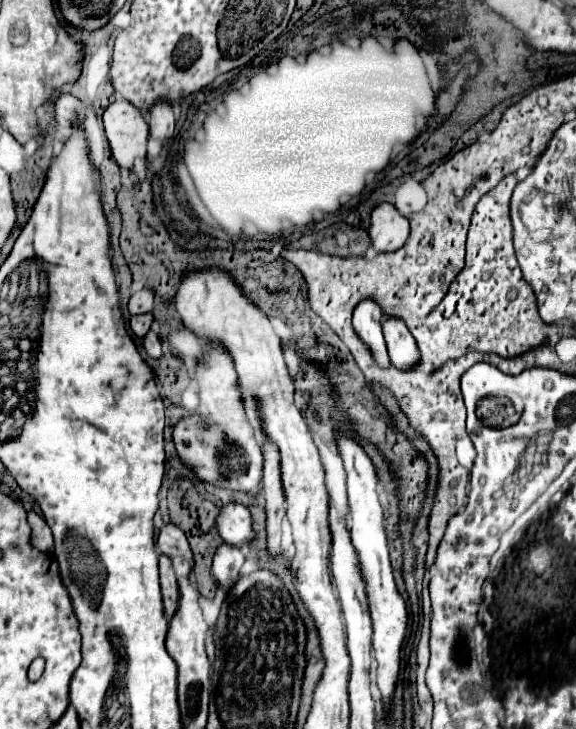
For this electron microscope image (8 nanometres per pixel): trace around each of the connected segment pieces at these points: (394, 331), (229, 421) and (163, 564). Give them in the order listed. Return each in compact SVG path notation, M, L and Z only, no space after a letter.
M388 317L384 323L384 337L390 353L390 361L400 371L410 371L420 363L420 351L416 339L410 335L402 319Z
M206 343L208 367L196 363L196 379L200 385L198 411L182 419L174 427L174 443L184 465L188 465L196 479L208 481L226 489L244 491L250 497L260 495L262 487L262 449L254 437L254 427L244 411L240 391L236 387L236 371L230 355L218 343Z
M160 555L160 587L162 587L162 597L164 597L166 619L172 619L178 609L180 589L178 589L178 581L172 569L172 561L166 555Z

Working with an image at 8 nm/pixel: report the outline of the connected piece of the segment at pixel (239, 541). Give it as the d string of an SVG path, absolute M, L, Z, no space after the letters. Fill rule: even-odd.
M240 503L222 505L216 515L216 527L220 537L230 545L248 545L254 539L250 511Z

